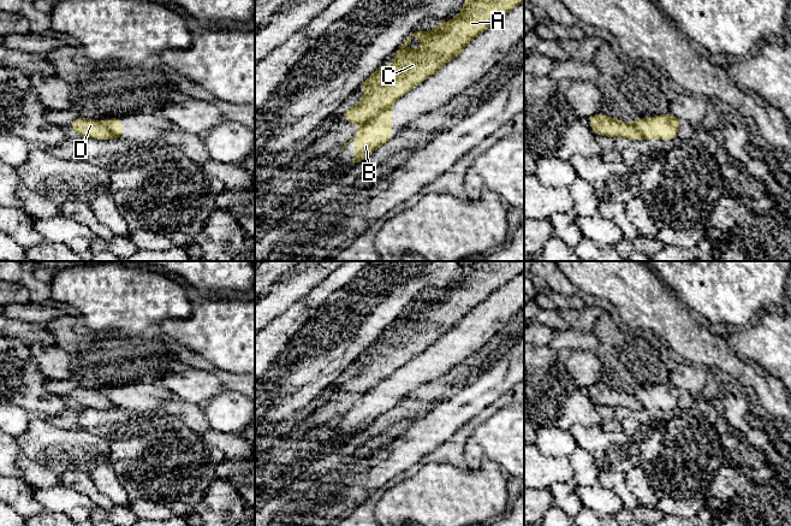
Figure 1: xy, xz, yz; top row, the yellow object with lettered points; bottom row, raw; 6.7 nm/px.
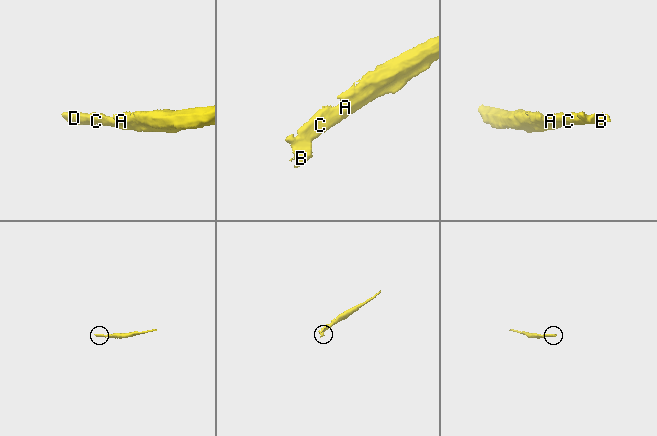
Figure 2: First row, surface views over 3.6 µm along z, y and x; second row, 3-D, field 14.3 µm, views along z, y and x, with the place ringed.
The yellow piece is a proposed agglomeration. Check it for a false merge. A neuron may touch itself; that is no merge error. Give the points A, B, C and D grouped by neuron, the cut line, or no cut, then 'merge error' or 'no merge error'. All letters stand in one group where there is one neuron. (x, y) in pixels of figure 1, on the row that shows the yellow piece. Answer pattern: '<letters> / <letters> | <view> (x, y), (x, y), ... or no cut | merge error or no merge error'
A C D / B | xz (390, 105), (360, 125) | merge error

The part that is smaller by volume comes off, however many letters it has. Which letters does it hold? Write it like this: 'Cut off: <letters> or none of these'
Cut off: B

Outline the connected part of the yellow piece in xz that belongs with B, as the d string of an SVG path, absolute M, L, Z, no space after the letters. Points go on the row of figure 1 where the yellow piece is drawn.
M392 107L383 108L376 117L359 125L358 132L353 136L356 140L352 149L356 156L350 162L353 166L356 162L365 159L380 146L392 140Z

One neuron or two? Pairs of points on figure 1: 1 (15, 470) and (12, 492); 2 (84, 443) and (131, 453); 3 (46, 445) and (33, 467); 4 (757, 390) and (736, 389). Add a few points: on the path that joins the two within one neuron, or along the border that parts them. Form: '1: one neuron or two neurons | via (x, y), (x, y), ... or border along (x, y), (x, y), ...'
1: two neurons | border along (12, 477), (18, 478)
2: two neurons | border along (84, 431), (95, 433), (106, 443), (108, 464)
3: two neurons | border along (23, 456), (45, 465), (58, 474)
4: two neurons | border along (729, 379), (738, 383), (749, 392)

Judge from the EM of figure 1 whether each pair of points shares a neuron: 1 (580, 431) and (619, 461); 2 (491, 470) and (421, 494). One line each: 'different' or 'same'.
1: same
2: same

